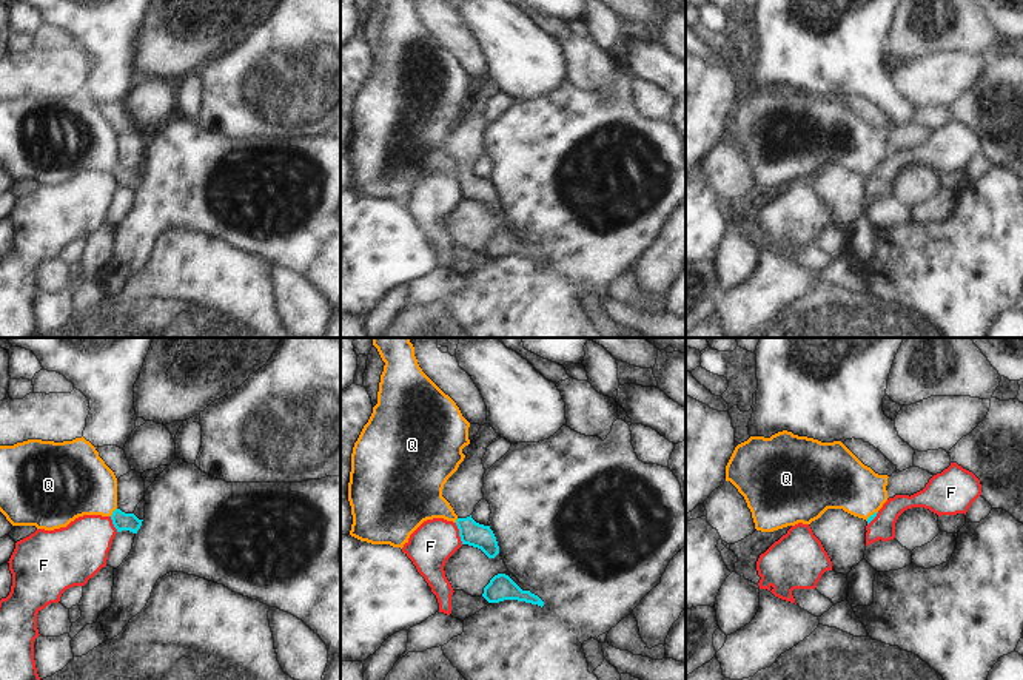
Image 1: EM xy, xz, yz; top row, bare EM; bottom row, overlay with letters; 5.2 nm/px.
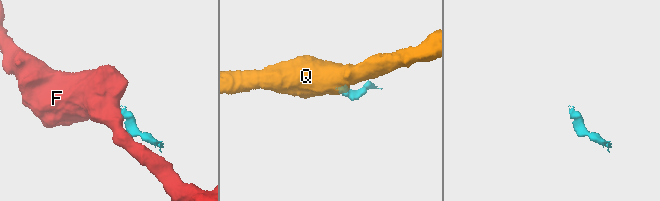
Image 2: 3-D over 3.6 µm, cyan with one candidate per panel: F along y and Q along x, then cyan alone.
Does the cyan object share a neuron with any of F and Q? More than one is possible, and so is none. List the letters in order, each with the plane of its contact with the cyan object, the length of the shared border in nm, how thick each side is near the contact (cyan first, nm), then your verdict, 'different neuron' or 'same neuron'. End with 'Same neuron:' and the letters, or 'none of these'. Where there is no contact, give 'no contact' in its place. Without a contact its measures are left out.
F: meets cyan in xz; contact 120 nm long; 130 nm thick on the cyan side, 220 nm on the other; different neuron
Q: meets cyan in xy; contact 60 nm long; 100 nm thick on the cyan side, 360 nm on the other; different neuron
Same neuron: none of these

